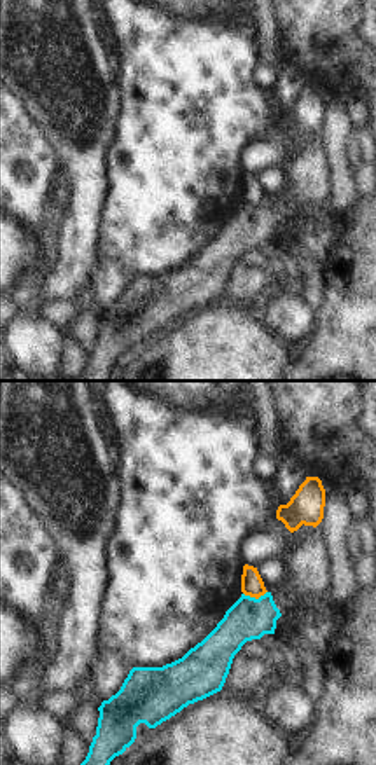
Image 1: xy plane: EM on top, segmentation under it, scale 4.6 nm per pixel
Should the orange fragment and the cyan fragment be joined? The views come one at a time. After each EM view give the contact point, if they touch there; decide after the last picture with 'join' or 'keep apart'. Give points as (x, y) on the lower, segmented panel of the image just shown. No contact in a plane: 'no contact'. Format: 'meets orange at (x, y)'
meets orange at (254, 596)

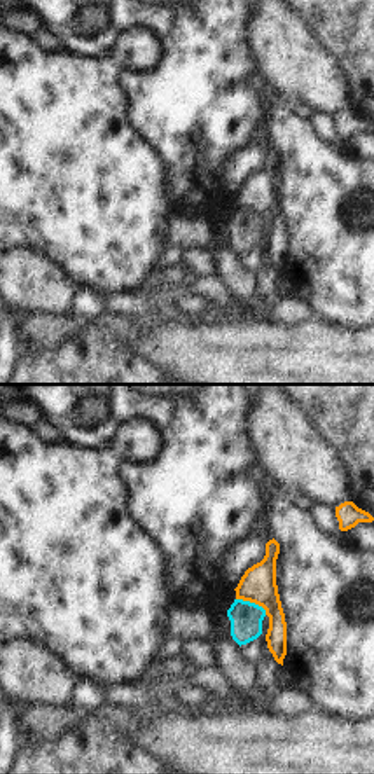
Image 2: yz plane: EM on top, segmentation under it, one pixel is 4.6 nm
meets orange at (252, 601)

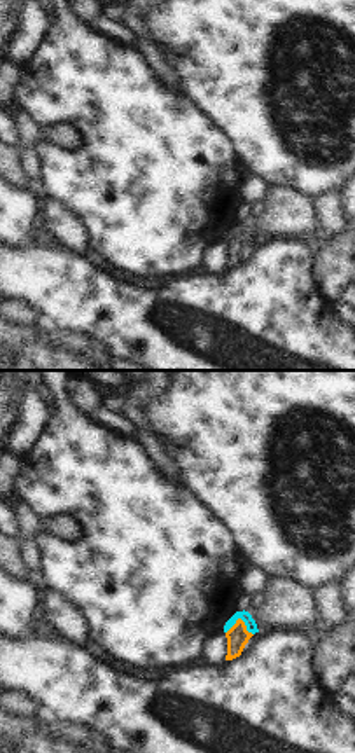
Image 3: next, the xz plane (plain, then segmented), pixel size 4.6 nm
meets orange at (240, 619)

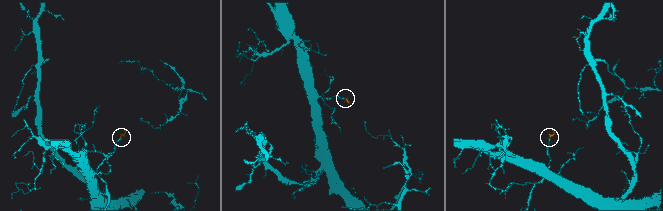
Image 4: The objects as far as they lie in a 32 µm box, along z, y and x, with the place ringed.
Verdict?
keep apart

